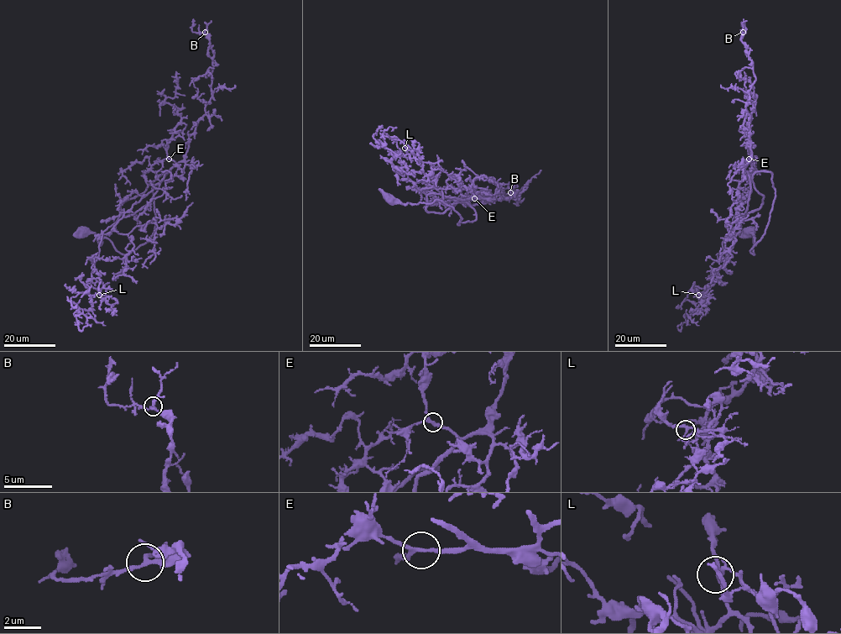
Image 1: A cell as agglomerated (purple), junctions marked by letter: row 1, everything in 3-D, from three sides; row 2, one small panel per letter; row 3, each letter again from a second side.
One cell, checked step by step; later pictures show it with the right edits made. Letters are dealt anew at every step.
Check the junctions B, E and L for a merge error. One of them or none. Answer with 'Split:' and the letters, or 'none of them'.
Split: none of them

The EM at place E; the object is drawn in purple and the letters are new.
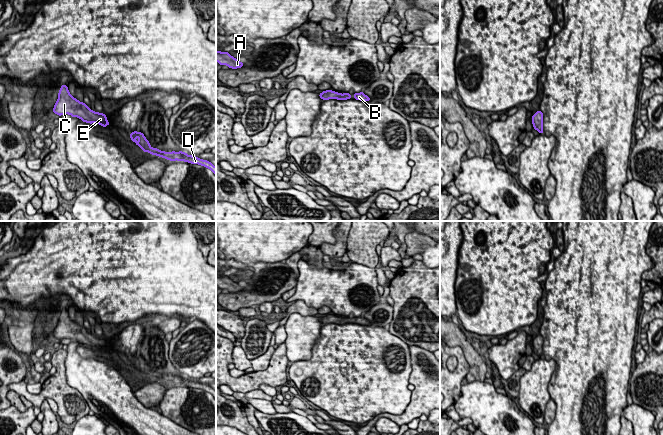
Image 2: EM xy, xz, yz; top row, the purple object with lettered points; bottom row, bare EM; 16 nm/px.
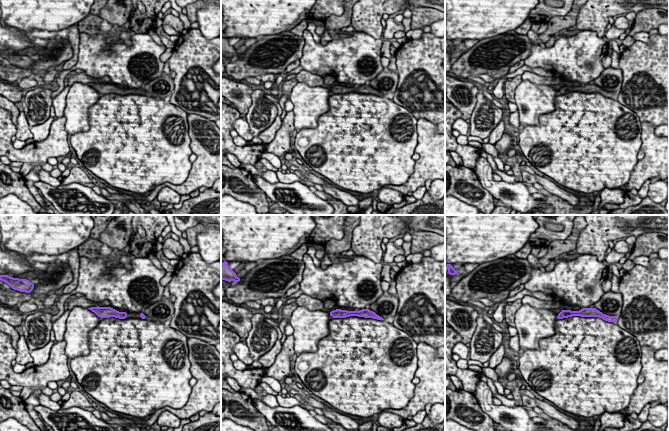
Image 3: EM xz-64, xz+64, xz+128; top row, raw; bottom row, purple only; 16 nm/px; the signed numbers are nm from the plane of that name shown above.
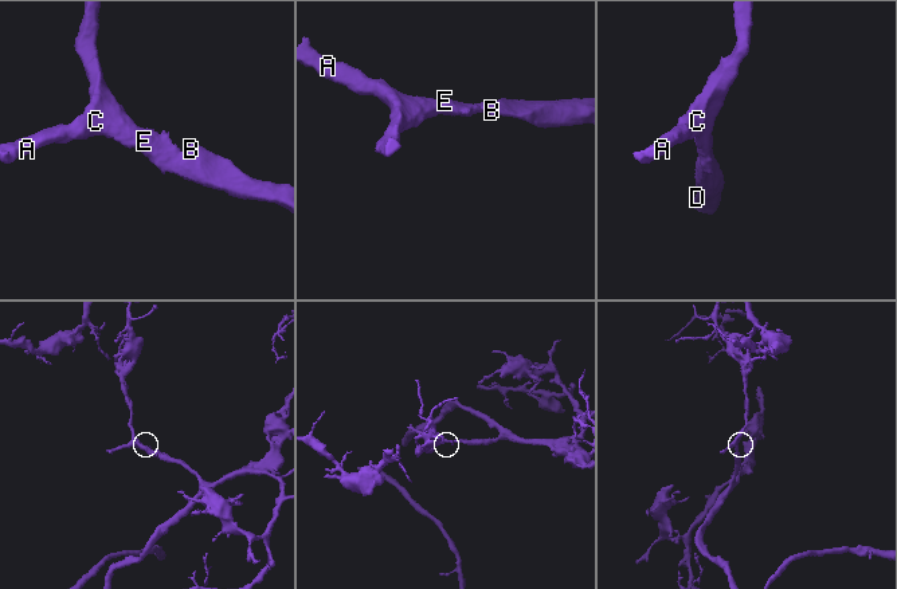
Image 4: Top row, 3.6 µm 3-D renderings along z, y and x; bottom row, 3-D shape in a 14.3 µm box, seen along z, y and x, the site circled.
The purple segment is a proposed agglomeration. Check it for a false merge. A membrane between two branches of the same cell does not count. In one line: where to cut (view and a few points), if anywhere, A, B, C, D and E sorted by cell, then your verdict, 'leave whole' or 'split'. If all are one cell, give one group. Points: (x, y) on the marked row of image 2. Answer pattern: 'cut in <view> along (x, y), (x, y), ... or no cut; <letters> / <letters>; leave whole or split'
no cut; A B C D E; leave whole

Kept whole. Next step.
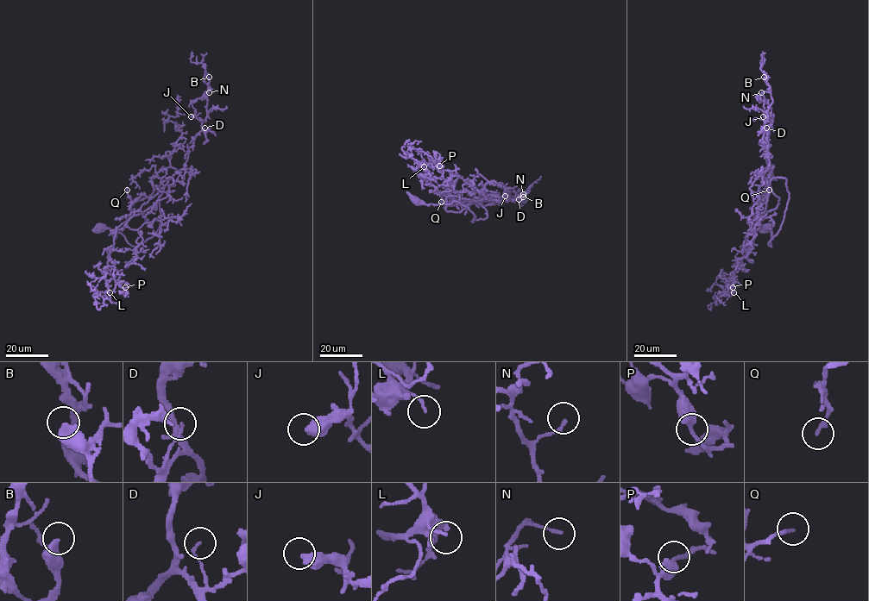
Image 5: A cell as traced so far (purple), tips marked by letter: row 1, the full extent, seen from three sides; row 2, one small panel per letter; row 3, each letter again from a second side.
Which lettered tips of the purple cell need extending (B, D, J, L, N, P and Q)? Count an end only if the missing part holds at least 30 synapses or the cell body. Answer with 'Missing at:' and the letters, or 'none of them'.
Missing at: B

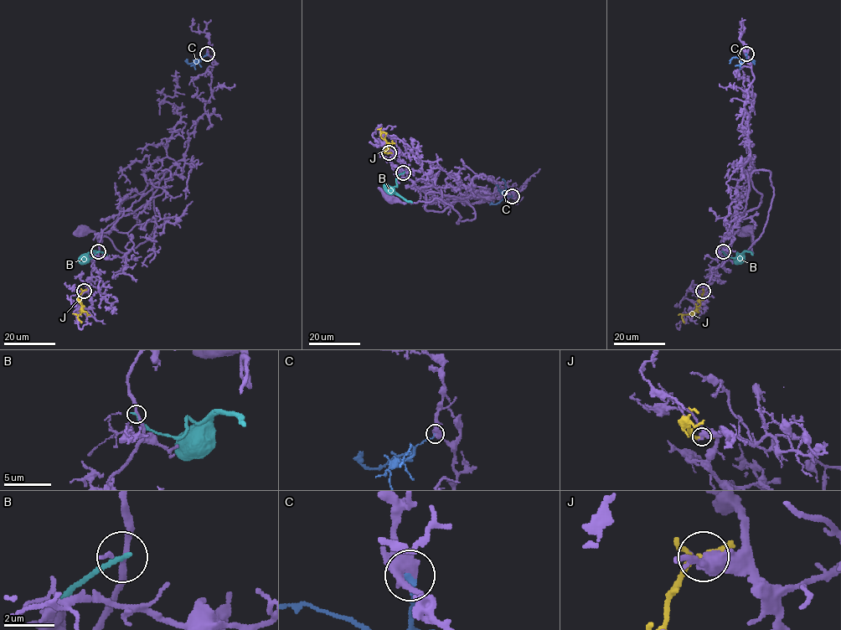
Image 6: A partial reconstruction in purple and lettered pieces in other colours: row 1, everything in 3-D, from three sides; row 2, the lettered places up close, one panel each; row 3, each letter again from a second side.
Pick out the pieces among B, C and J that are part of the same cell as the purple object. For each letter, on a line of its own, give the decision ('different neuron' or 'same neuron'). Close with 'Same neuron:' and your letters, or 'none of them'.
B: different neuron
C: same neuron
J: different neuron
Same neuron: C

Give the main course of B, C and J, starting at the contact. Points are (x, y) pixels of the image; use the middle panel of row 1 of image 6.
B: (404, 172), (397, 177), (396, 186), (393, 188), (412, 202)
C: (512, 196), (504, 193), (507, 189), (502, 179)
J: (389, 152), (384, 152), (389, 148), (381, 136), (382, 131), (386, 134)

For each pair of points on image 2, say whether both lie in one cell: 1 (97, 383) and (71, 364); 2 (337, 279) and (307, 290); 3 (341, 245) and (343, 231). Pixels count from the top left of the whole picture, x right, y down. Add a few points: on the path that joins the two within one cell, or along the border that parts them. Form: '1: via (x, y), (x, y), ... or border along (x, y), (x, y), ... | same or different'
1: via (91, 378), (77, 368) | same
2: via (330, 286), (314, 289) | same
3: via (341, 242), (341, 234) | same

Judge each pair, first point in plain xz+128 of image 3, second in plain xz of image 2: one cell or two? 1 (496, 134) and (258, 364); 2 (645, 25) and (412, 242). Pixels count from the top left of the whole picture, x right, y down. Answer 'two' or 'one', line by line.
1: one
2: one

